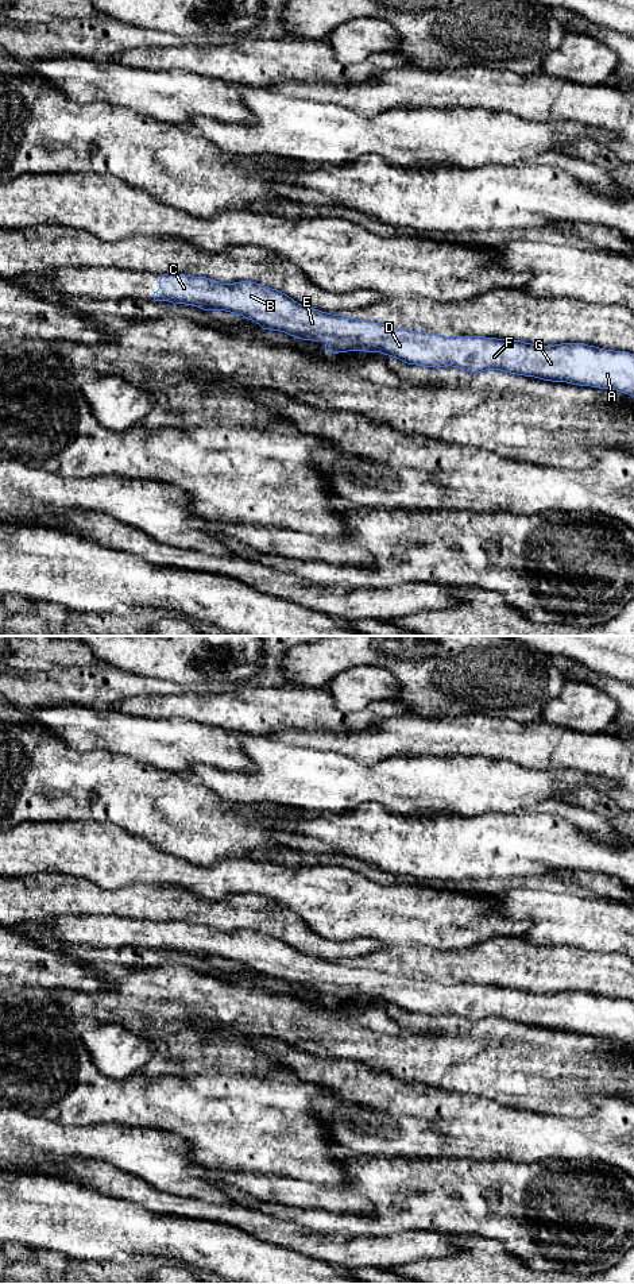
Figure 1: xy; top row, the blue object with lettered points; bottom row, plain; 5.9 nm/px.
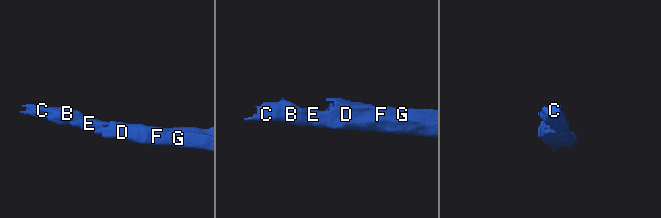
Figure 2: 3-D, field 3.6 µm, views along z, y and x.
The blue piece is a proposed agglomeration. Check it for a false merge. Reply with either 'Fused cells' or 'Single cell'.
Single cell

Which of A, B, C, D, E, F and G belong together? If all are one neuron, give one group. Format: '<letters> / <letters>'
A B C D E F G

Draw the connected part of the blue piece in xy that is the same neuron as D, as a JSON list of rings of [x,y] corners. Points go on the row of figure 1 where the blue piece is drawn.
[[[163,274],[155,301],[225,311],[302,340],[324,340],[333,354],[380,352],[407,365],[459,367],[469,373],[500,370],[552,382],[621,392],[634,397],[634,354],[561,343],[534,346],[483,336],[444,338],[321,312],[262,284],[220,284],[206,277]]]

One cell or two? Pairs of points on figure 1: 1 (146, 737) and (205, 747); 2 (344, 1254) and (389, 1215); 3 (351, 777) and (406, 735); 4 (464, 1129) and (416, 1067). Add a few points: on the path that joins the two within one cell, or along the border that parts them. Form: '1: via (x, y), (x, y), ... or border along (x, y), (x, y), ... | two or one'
1: via (161, 740), (190, 744) | one
2: border along (398, 1230), (390, 1234), (335, 1234) | two
3: border along (339, 754), (346, 754), (367, 763), (401, 756) | two
4: border along (404, 1080), (462, 1094) | two

